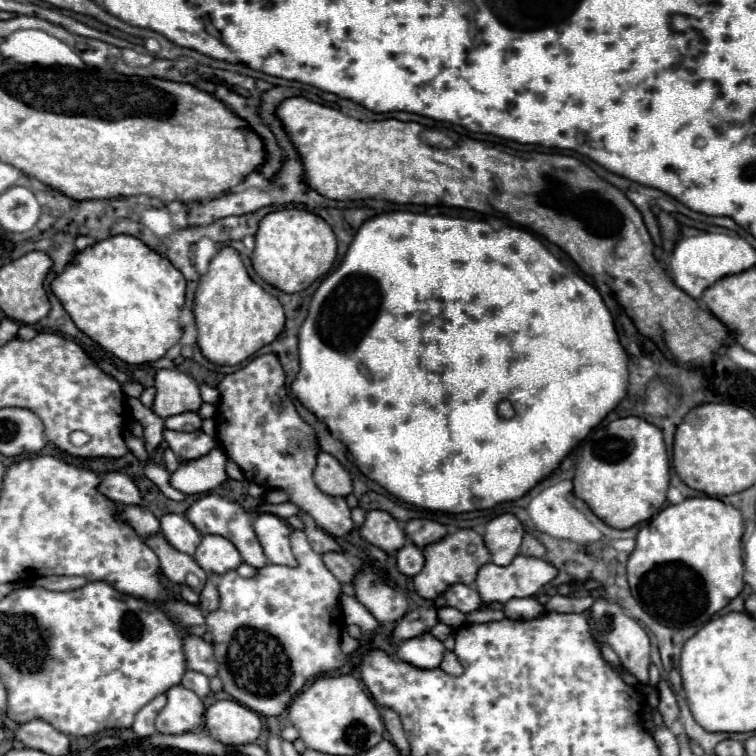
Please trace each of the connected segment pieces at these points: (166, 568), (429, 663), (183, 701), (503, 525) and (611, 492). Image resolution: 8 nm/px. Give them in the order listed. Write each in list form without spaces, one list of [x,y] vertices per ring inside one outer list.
[[[158,532],[156,536],[148,536],[144,538],[144,544],[148,544],[158,560],[160,560],[160,570],[162,574],[170,580],[170,582],[176,582],[176,584],[184,584],[184,578],[188,572],[196,574],[202,582],[206,580],[206,572],[196,564],[196,560],[184,552],[178,552],[176,548],[172,548],[164,536]]]
[[[422,634],[418,638],[410,638],[406,642],[402,642],[396,650],[396,658],[404,660],[406,664],[412,664],[416,668],[436,668],[440,666],[442,658],[444,658],[444,644],[434,638],[432,634]]]
[[[172,686],[166,692],[166,706],[156,718],[156,730],[162,734],[180,734],[192,732],[202,724],[204,704],[202,700],[184,686]]]
[[[502,514],[486,524],[484,542],[494,564],[510,564],[520,550],[524,528],[514,514]]]
[[[628,416],[600,426],[578,448],[574,494],[612,528],[626,530],[660,512],[668,482],[670,466],[662,432],[644,418]]]

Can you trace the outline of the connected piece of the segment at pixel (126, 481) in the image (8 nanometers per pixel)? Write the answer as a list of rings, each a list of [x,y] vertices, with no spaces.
[[[106,472],[98,484],[98,490],[118,504],[126,504],[126,506],[142,504],[142,496],[136,484],[122,472]]]

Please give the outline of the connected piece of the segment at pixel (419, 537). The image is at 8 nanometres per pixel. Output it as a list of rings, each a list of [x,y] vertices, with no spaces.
[[[408,520],[404,532],[418,548],[424,548],[432,542],[438,542],[448,534],[446,526],[442,526],[434,520]]]

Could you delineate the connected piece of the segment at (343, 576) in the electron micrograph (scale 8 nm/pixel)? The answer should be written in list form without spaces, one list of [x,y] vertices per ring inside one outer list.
[[[328,552],[322,556],[326,568],[338,578],[340,584],[352,584],[354,576],[356,576],[356,566],[350,562],[348,556],[338,554],[338,552]]]

